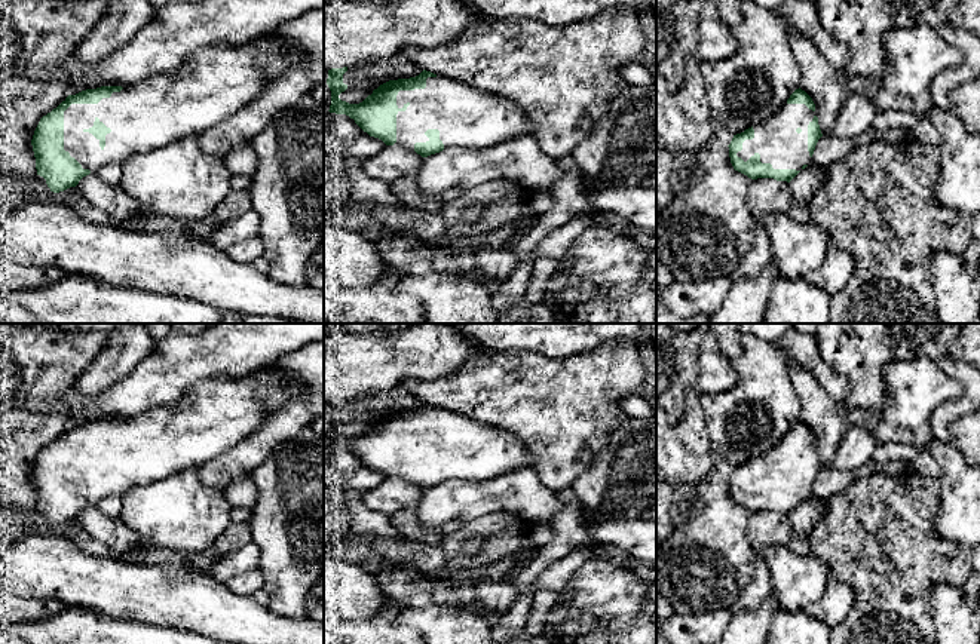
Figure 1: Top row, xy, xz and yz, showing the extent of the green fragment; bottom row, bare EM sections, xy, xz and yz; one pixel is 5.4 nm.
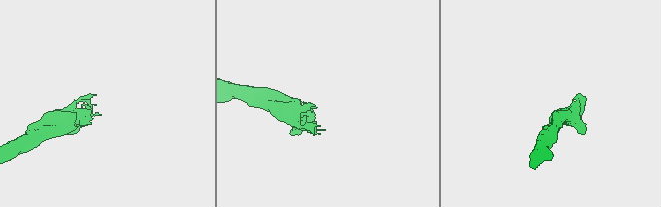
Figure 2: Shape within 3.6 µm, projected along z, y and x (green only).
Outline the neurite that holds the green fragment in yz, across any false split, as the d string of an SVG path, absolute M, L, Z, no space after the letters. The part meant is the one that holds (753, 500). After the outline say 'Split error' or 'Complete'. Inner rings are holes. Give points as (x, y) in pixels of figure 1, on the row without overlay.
M799 420L777 447L734 467L728 478L731 496L751 512L790 515L812 496L821 469L815 436Z. Split error

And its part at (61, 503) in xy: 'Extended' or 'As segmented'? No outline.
Extended

